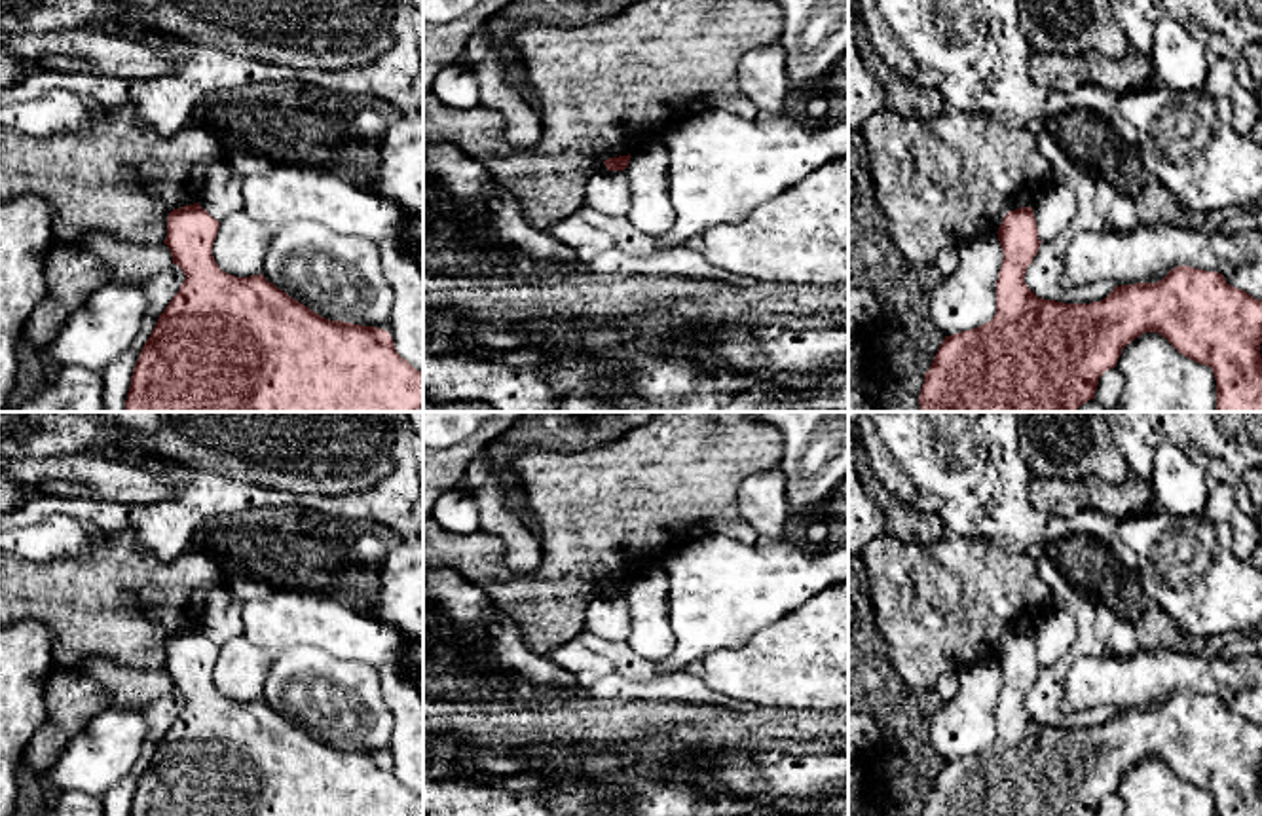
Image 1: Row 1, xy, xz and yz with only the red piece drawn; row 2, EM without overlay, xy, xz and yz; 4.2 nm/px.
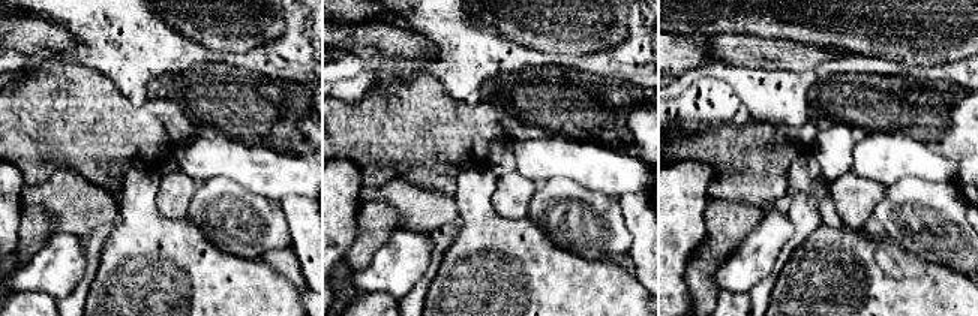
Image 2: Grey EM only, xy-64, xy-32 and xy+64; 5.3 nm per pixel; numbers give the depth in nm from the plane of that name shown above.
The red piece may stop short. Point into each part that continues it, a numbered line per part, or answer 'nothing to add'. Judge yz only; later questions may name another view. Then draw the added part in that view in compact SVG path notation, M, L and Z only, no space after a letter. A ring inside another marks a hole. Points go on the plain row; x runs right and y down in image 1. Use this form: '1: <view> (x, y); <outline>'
nothing to add

